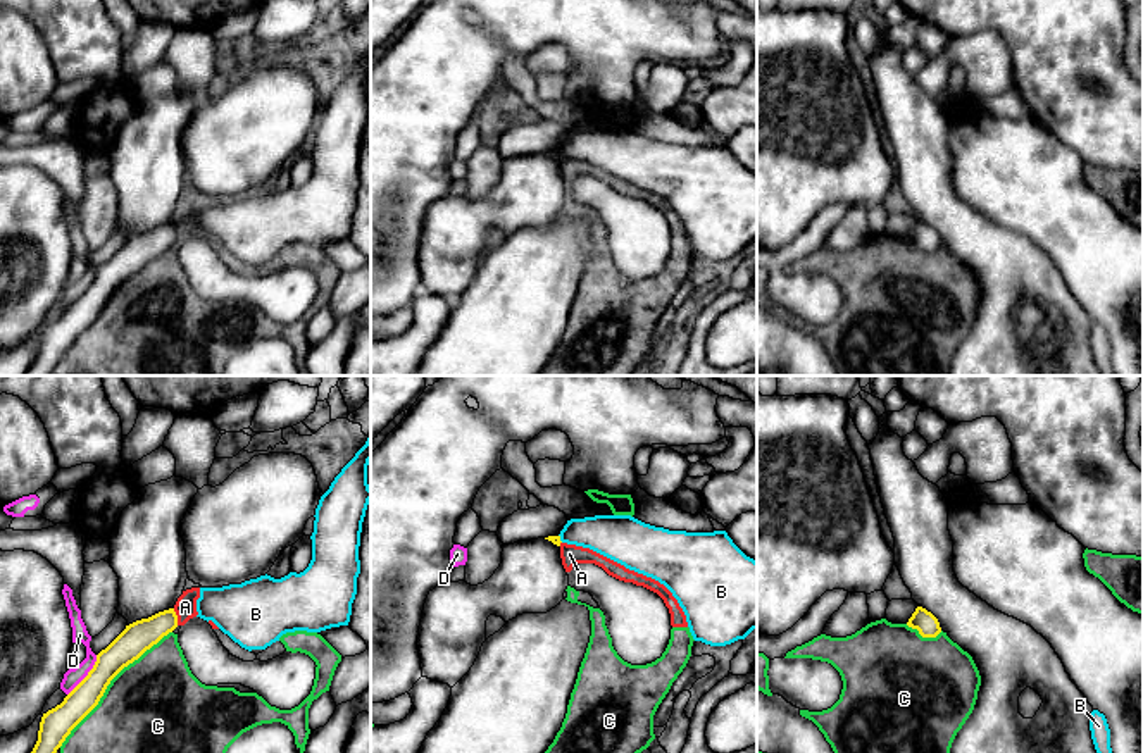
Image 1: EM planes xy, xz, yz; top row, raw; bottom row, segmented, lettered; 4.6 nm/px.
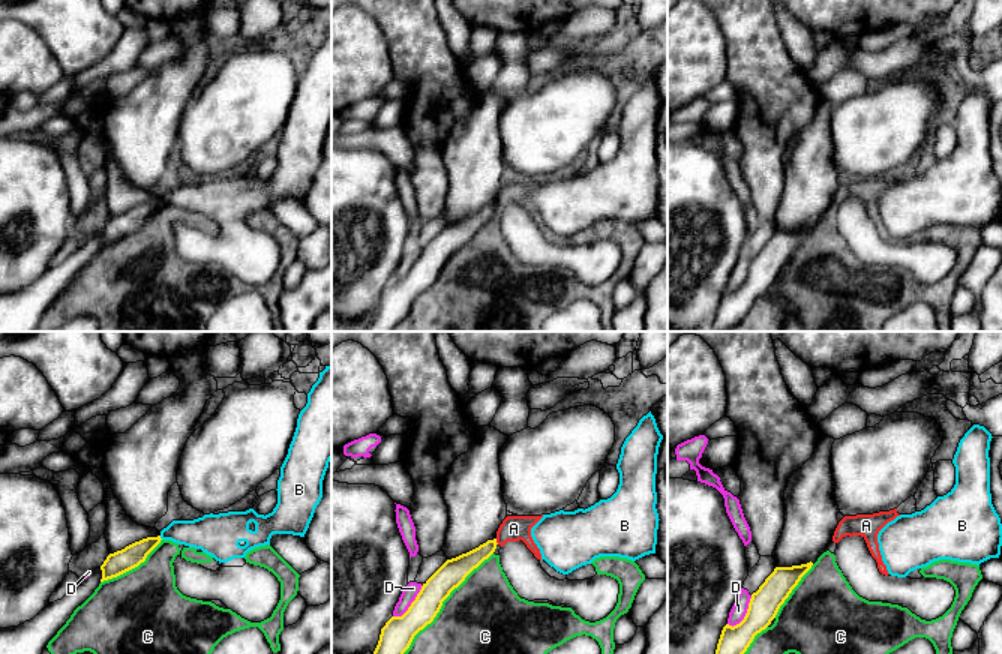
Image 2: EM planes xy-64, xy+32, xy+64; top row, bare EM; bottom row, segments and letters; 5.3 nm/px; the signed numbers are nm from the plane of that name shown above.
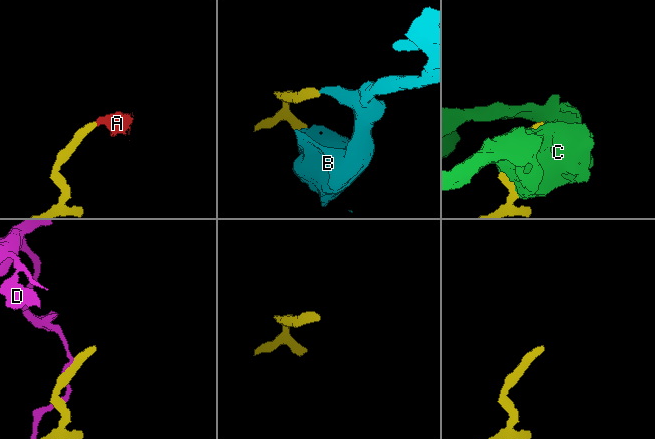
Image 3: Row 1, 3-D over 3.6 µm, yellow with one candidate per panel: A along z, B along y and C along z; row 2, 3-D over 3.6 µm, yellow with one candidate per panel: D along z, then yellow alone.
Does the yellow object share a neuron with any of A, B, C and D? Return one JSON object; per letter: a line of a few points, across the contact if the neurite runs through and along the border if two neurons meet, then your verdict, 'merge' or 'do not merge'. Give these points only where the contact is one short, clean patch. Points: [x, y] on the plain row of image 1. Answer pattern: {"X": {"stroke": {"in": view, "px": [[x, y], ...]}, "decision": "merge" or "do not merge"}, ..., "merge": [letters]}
{"A": {"stroke": {"in": "xy", "px": [[173, 223], [178, 238]]}, "decision": "do not merge"}, "B": {"decision": "do not merge"}, "C": {"decision": "do not merge"}, "D": {"decision": "do not merge"}, "merge": []}

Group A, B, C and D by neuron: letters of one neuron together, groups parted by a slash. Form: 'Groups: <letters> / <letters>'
Groups: A C / B / D

